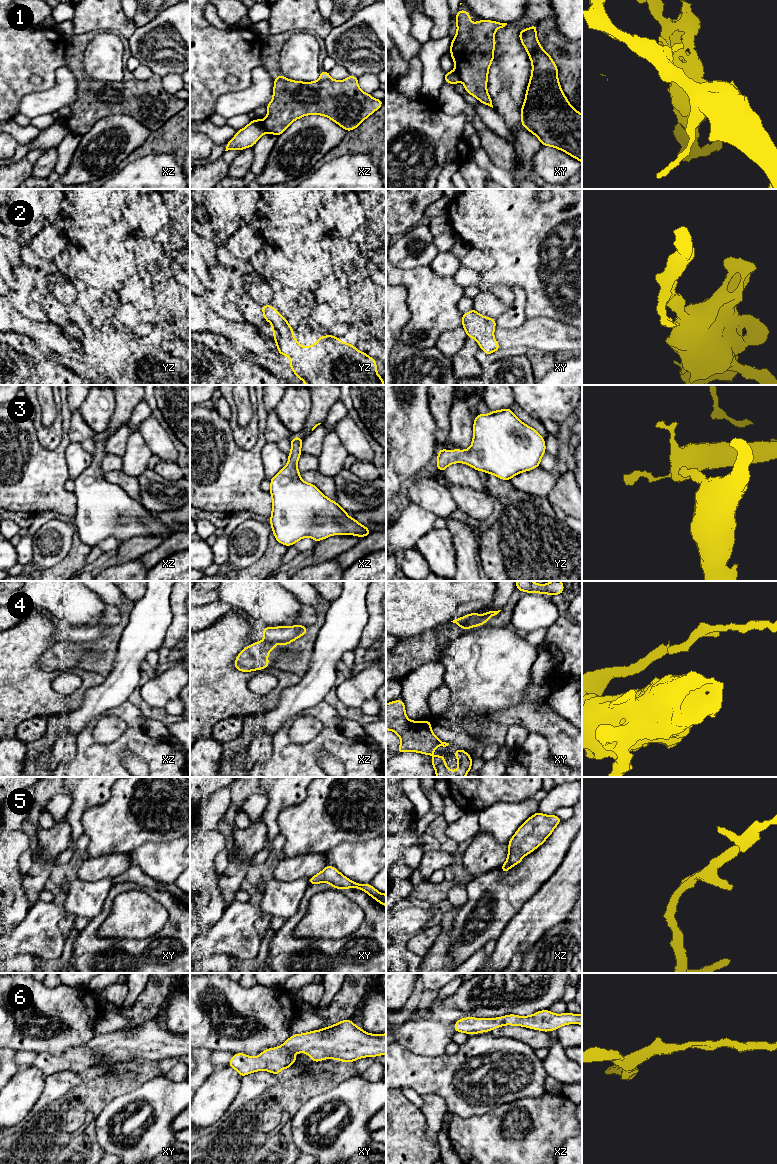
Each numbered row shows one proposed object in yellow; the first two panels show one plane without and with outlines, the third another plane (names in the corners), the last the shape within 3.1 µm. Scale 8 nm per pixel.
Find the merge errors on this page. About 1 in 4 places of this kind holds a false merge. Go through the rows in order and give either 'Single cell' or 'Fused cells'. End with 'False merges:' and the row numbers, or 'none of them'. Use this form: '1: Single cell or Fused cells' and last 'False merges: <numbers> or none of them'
1: Fused cells
2: Single cell
3: Single cell
4: Fused cells
5: Single cell
6: Single cell
False merges: 1, 4

